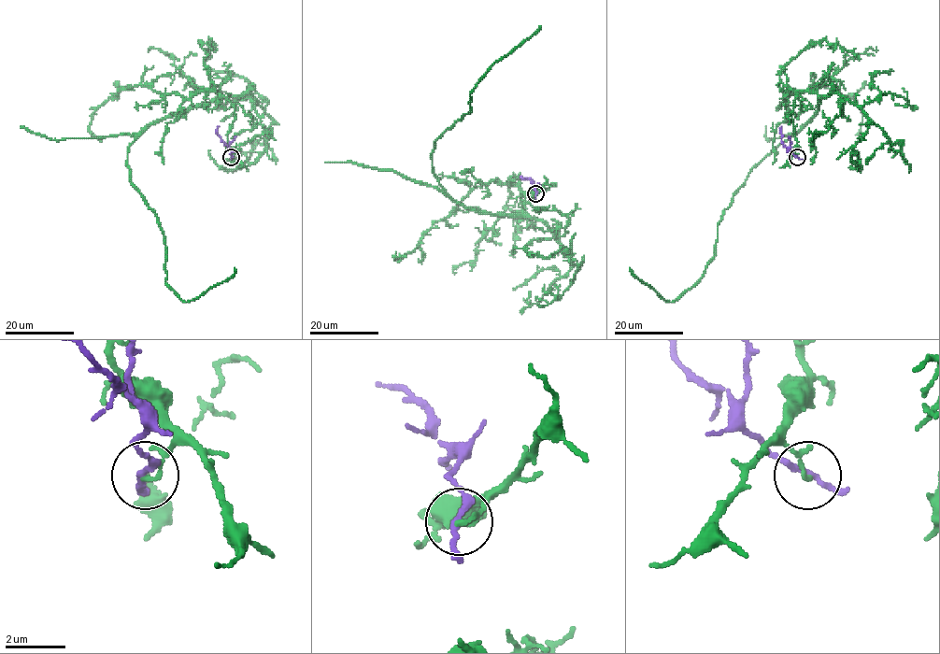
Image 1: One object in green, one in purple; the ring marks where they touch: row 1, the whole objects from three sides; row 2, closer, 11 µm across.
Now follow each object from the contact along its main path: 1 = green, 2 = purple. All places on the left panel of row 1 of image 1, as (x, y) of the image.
1: (232, 158), (234, 106), (218, 92), (151, 123), (127, 163), (160, 224), (165, 282), (182, 300), (234, 268)
2: (232, 158), (232, 149), (218, 134), (219, 126)

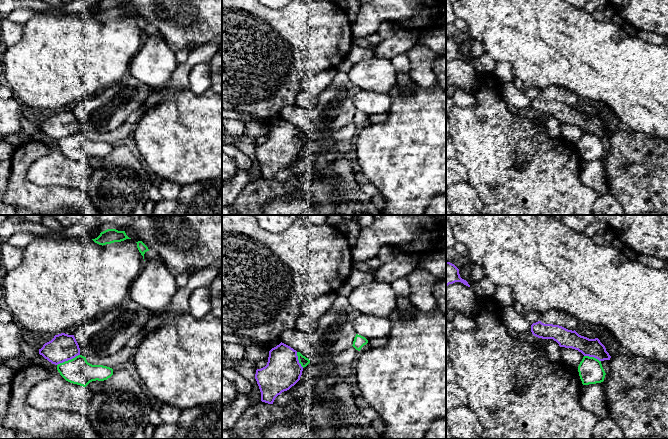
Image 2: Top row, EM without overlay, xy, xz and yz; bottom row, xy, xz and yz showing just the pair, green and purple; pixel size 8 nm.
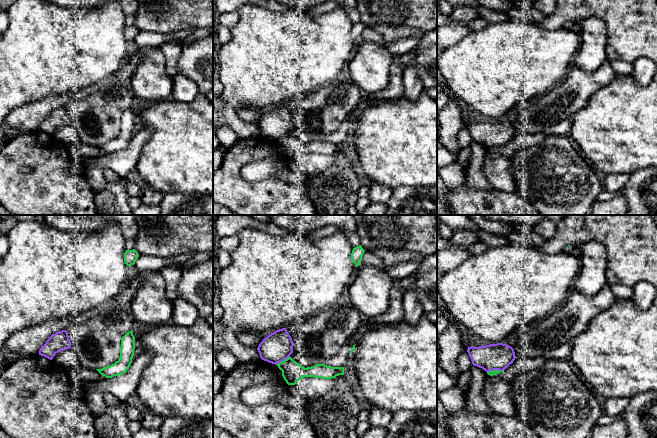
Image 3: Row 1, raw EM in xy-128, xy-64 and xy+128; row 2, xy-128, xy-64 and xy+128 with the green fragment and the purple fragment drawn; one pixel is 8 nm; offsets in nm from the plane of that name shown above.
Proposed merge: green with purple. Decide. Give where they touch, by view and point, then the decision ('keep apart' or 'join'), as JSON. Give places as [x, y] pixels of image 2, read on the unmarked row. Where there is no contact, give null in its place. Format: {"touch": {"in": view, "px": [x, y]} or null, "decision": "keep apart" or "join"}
{"touch": {"in": "xy", "px": [68, 136]}, "decision": "keep apart"}

